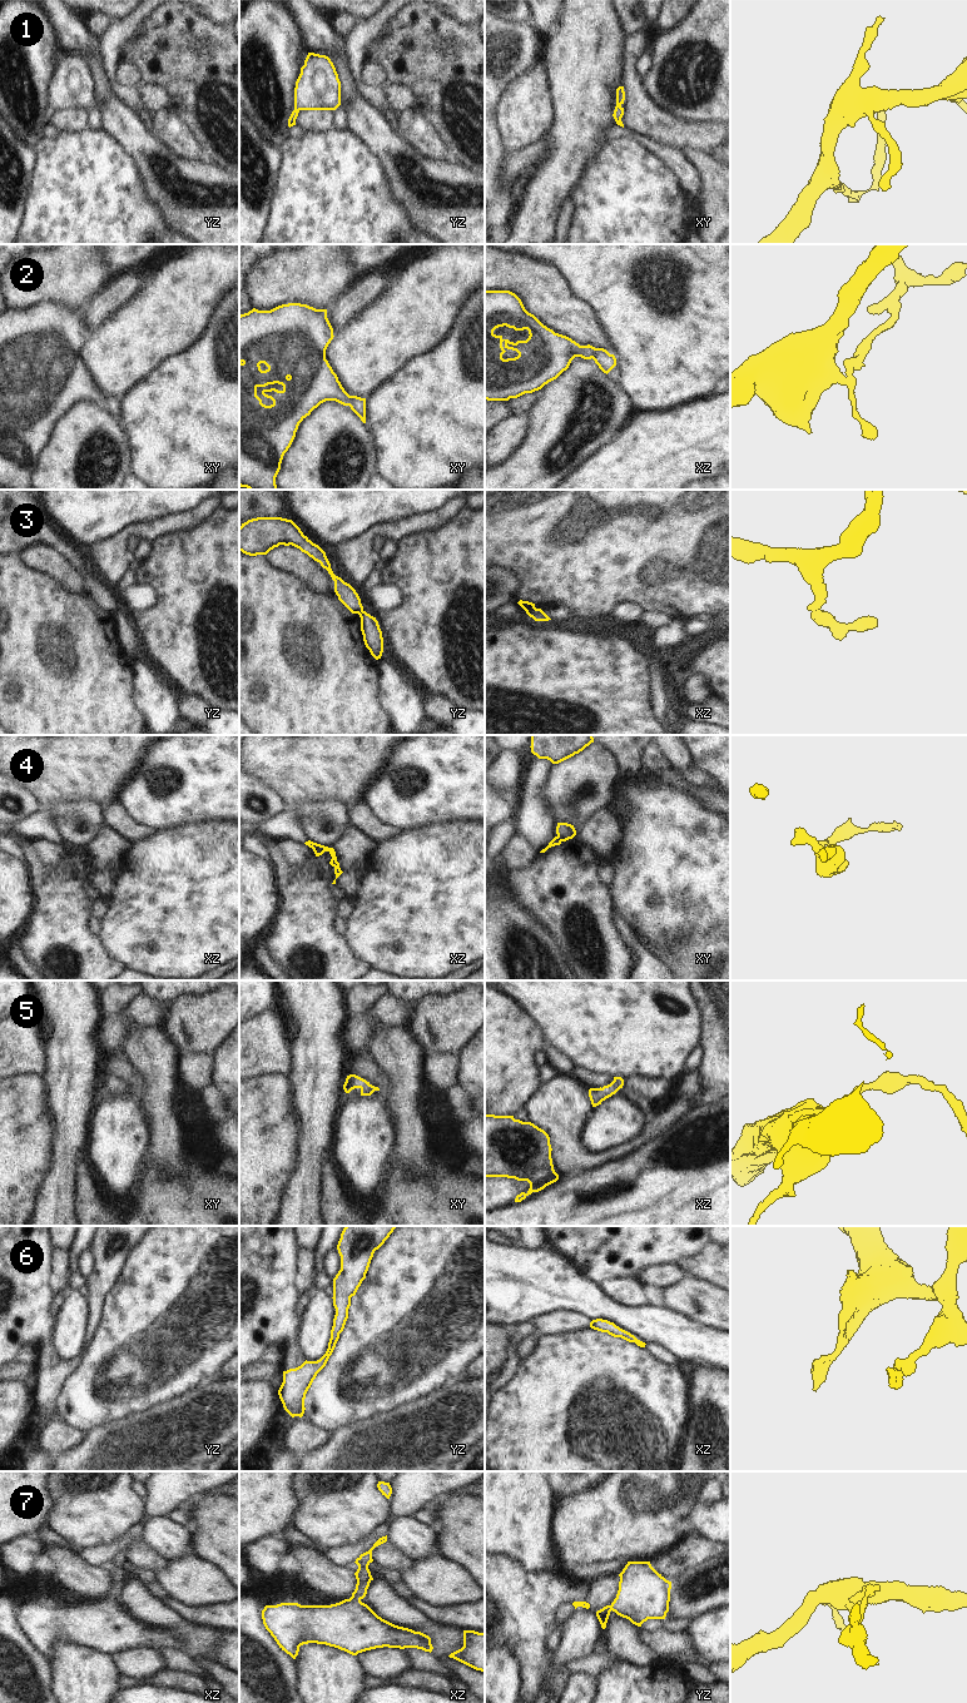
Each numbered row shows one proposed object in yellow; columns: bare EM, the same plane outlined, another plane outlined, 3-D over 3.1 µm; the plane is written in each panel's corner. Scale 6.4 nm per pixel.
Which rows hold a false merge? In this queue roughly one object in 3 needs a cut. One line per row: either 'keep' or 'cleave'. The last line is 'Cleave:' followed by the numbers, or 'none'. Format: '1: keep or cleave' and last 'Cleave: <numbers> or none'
1: keep
2: cleave
3: cleave
4: keep
5: keep
6: keep
7: keep
Cleave: 2, 3

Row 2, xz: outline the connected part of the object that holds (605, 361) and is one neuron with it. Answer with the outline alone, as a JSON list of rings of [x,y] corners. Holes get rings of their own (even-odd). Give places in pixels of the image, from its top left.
[[[596,348],[594,352],[595,363],[604,373],[609,373],[616,366],[616,358],[604,348]]]

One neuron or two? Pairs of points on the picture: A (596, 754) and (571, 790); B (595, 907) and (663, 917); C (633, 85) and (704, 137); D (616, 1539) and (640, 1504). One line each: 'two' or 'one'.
A: one
B: two
C: one
D: one

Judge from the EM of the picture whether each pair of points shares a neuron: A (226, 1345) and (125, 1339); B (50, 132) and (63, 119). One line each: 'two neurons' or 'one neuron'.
A: one neuron
B: two neurons

